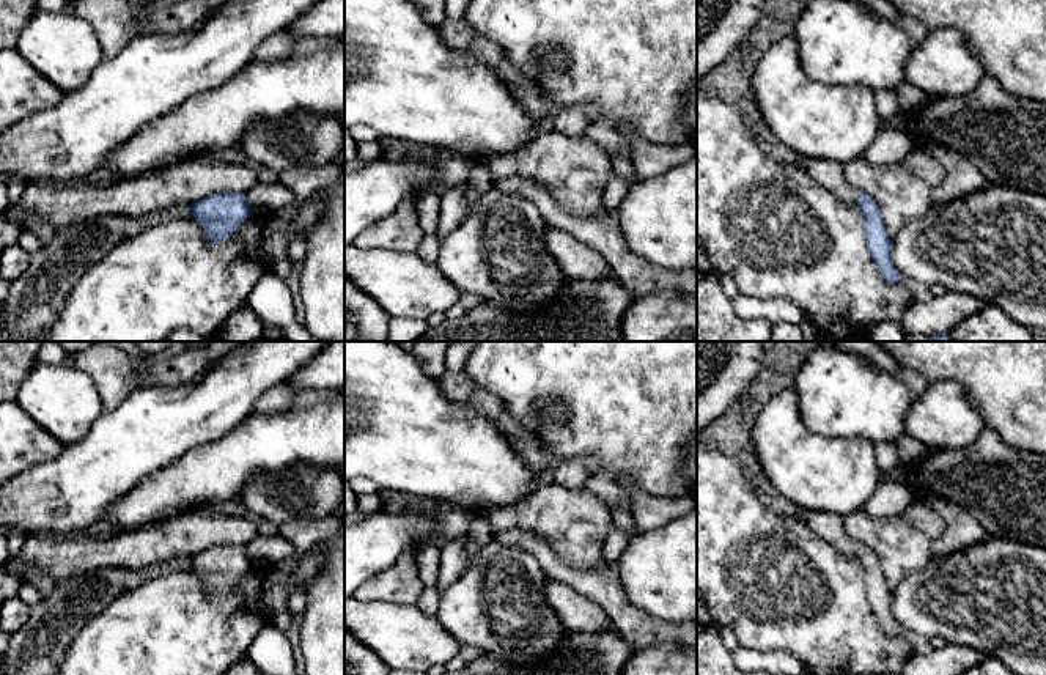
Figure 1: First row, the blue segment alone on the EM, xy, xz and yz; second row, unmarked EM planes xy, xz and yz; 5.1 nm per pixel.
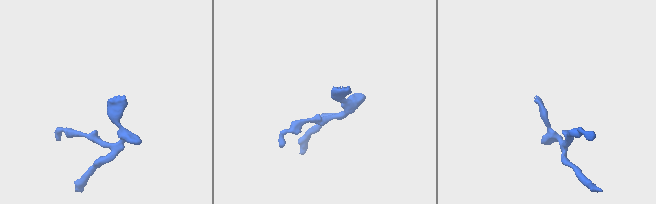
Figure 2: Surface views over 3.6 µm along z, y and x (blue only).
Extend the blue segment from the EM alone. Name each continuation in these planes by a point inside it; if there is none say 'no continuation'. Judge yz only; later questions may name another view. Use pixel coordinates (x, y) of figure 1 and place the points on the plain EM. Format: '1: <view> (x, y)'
1: yz (828, 526)

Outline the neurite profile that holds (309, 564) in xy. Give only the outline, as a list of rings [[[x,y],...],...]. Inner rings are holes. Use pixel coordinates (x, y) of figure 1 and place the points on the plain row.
[[[316,544],[311,549],[300,552],[293,570],[291,588],[304,587],[310,579],[316,577],[321,573],[321,568],[326,560],[326,551],[322,546]]]

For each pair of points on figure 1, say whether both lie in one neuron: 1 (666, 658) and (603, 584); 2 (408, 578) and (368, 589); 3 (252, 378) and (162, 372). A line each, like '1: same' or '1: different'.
1: different
2: same
3: different

